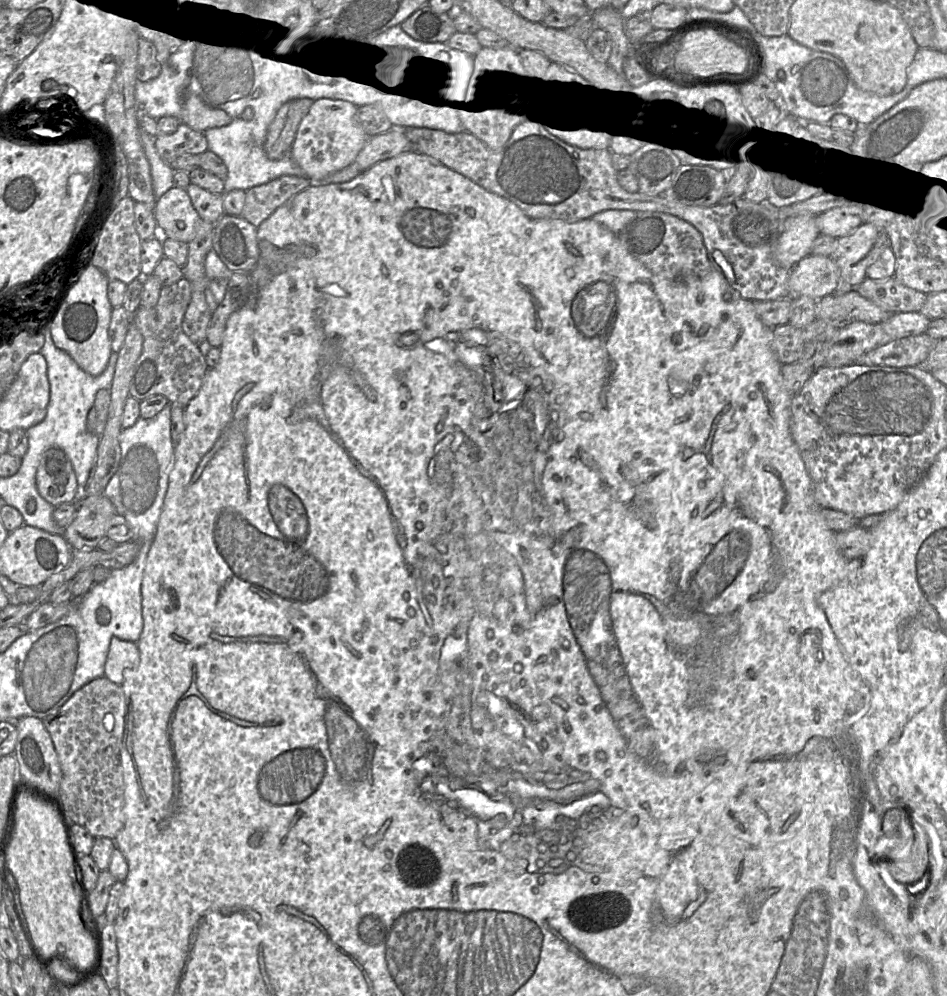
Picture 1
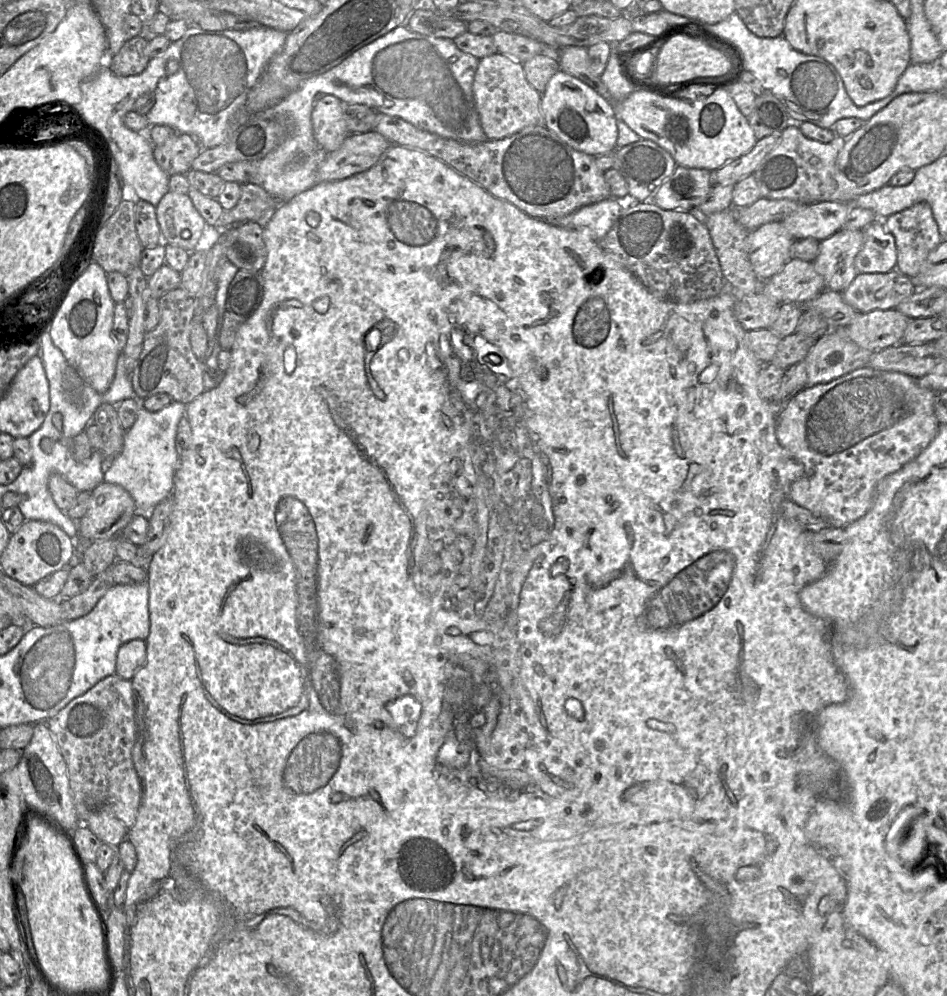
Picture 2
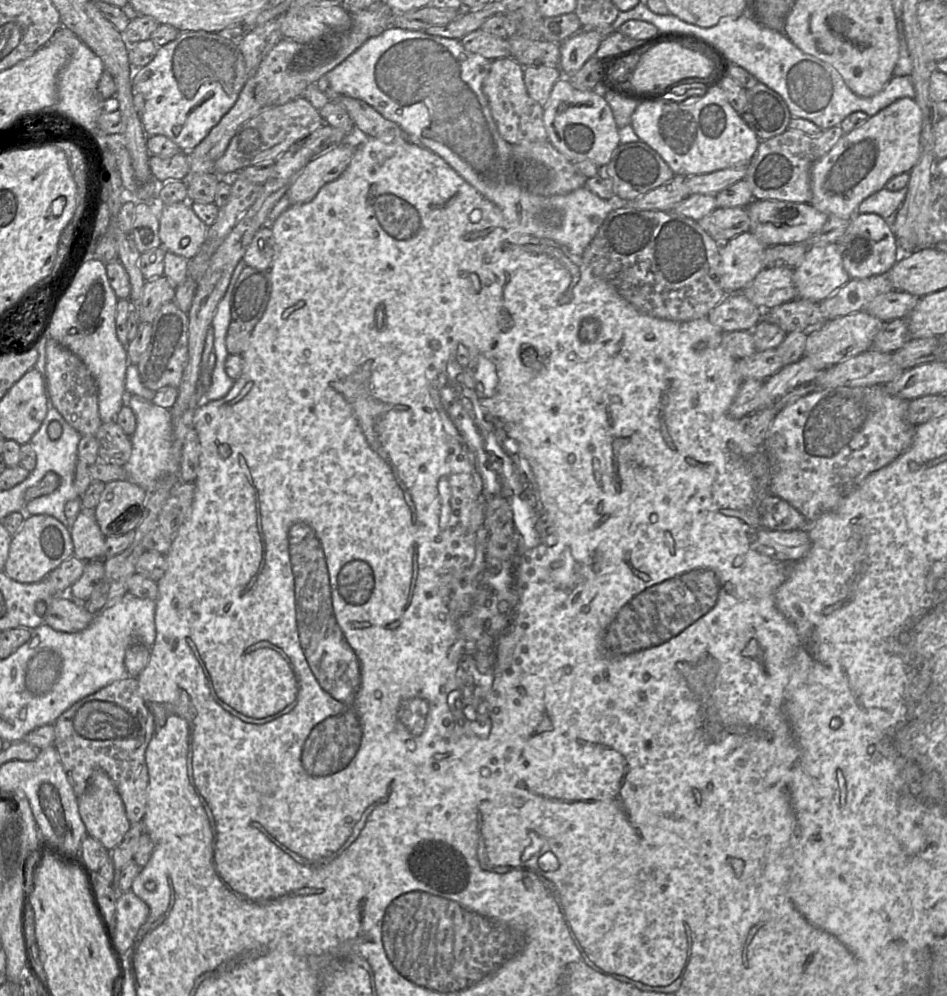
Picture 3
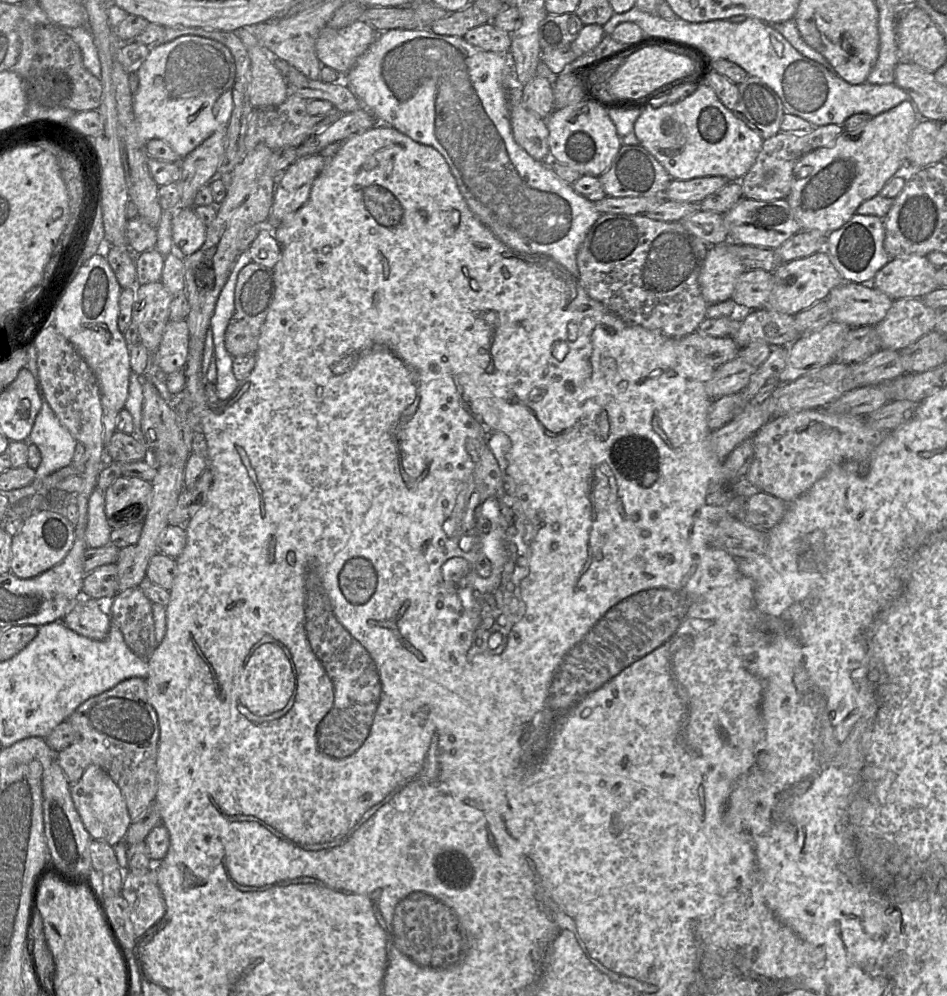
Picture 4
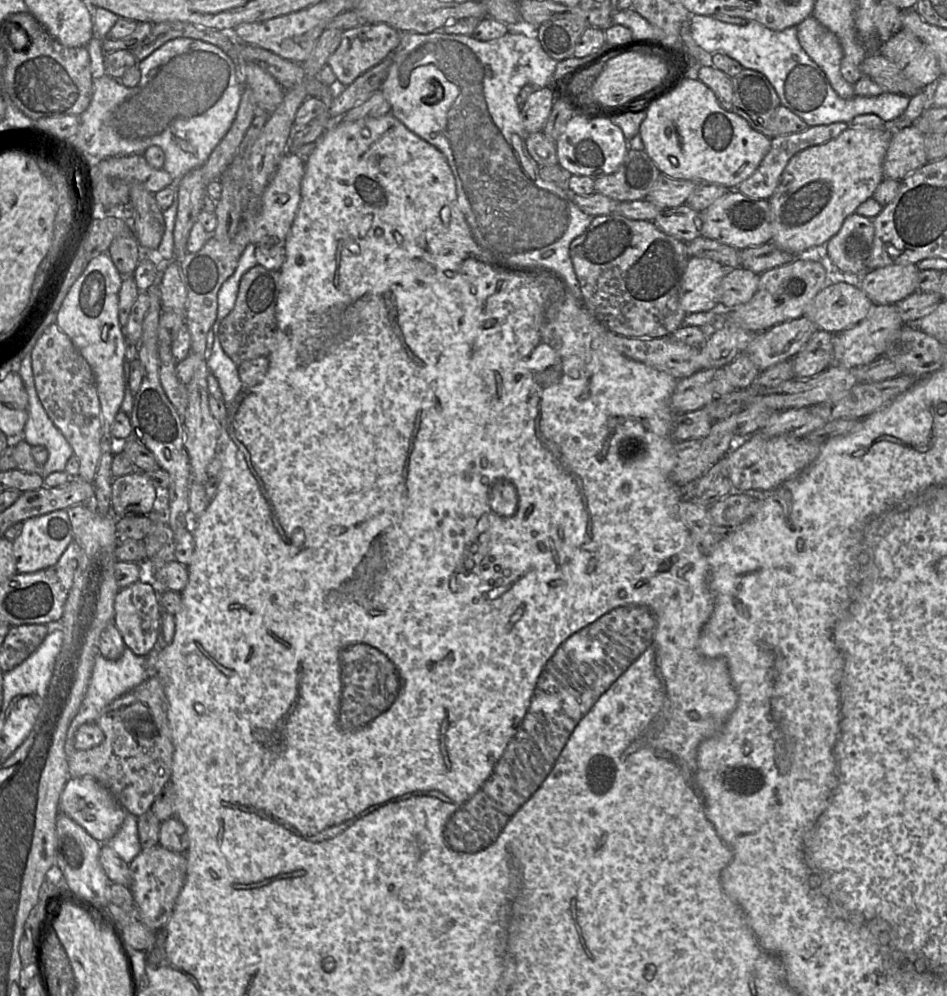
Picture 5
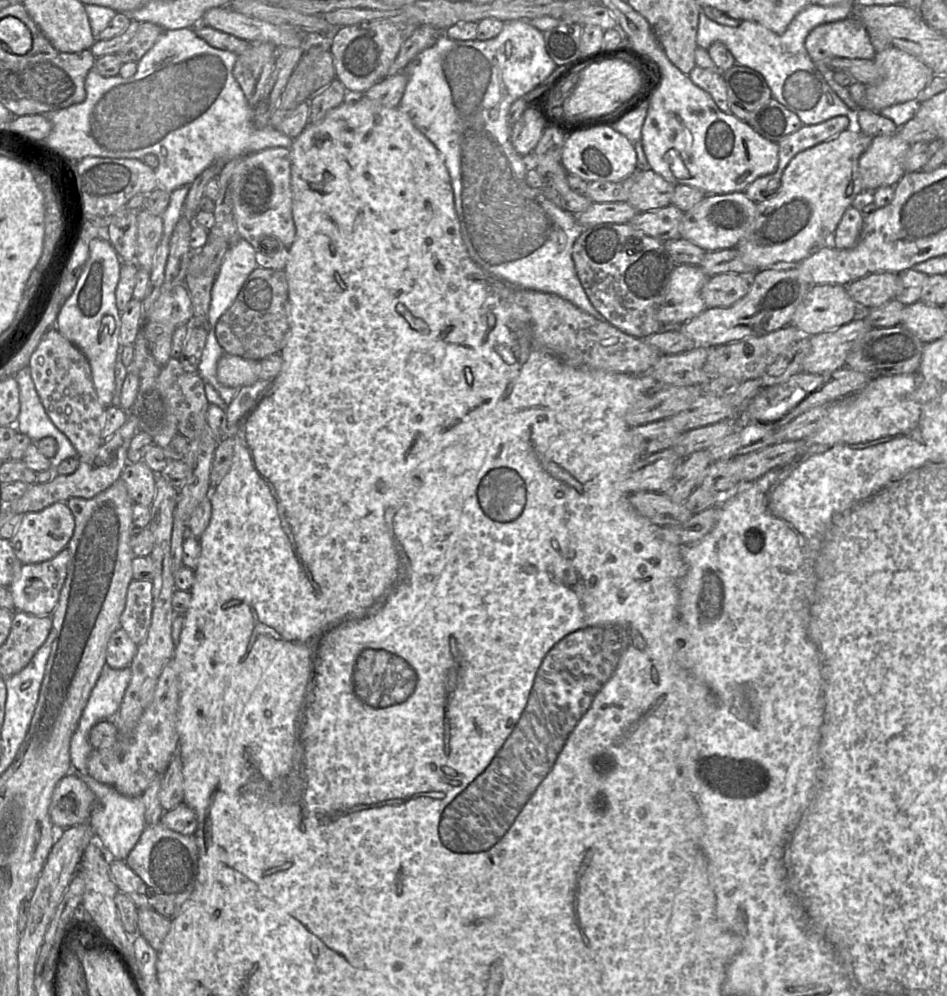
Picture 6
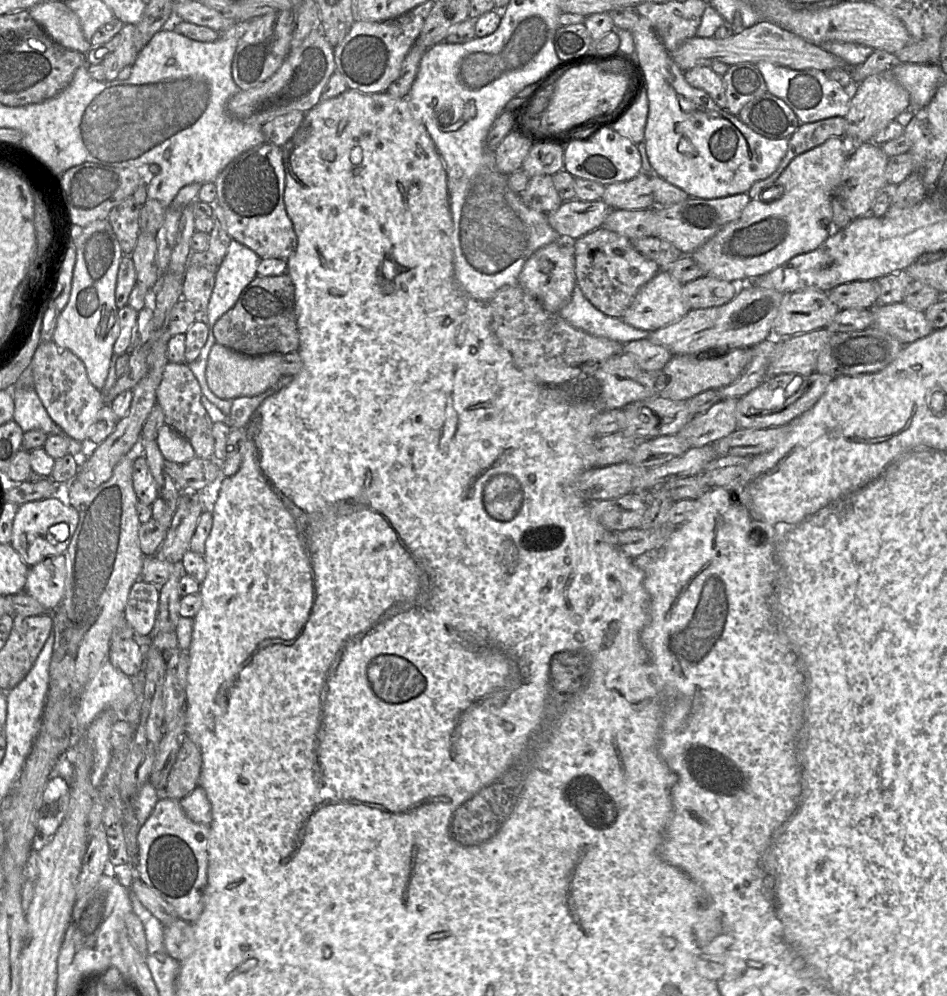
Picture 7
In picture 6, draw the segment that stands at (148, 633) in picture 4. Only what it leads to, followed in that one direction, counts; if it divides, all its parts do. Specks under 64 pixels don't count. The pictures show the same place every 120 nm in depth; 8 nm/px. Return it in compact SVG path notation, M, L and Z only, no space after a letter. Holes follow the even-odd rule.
M132 580L128 586L126 605L120 617L120 625L137 646L147 637L152 612L152 581Z

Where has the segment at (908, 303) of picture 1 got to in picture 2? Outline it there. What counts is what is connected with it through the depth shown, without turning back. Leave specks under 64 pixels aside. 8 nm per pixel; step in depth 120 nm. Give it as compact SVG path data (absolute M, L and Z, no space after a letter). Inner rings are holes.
M898 270L858 274L841 294L857 312L895 309L918 290L912 279Z

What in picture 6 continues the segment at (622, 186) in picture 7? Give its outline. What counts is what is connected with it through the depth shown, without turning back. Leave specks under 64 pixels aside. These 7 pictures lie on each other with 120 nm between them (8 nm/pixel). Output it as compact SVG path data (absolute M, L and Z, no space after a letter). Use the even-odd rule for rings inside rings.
M639 168L632 174L634 183L627 202L637 212L646 212L672 205L675 185L650 168Z

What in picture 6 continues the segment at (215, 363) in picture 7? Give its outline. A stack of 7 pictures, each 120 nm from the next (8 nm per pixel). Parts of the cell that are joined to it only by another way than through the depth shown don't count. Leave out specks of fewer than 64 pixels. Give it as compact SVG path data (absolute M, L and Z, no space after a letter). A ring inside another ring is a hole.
M225 353L217 363L217 379L227 387L242 388L259 380L260 362Z

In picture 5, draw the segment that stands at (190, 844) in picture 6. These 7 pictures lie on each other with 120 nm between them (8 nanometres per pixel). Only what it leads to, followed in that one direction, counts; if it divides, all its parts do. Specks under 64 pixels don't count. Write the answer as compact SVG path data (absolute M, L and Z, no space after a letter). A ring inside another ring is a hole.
M160 844L142 849L128 864L132 877L130 891L146 925L158 931L168 922L176 899L184 885L187 871L185 853L173 852Z

